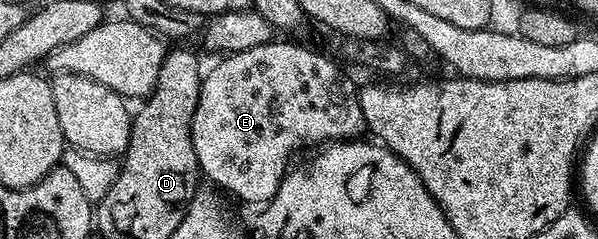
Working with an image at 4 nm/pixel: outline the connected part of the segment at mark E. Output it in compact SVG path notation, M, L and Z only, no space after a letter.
M274 39L247 51L222 56L218 61L221 62L210 73L208 70L204 74L191 126L191 139L200 172L204 176L206 173L214 181L214 186L219 185L234 193L241 201L269 202L285 178L291 165L289 156L296 149L352 141L366 132L357 98L358 86L349 82L348 75L331 58L305 45Z

